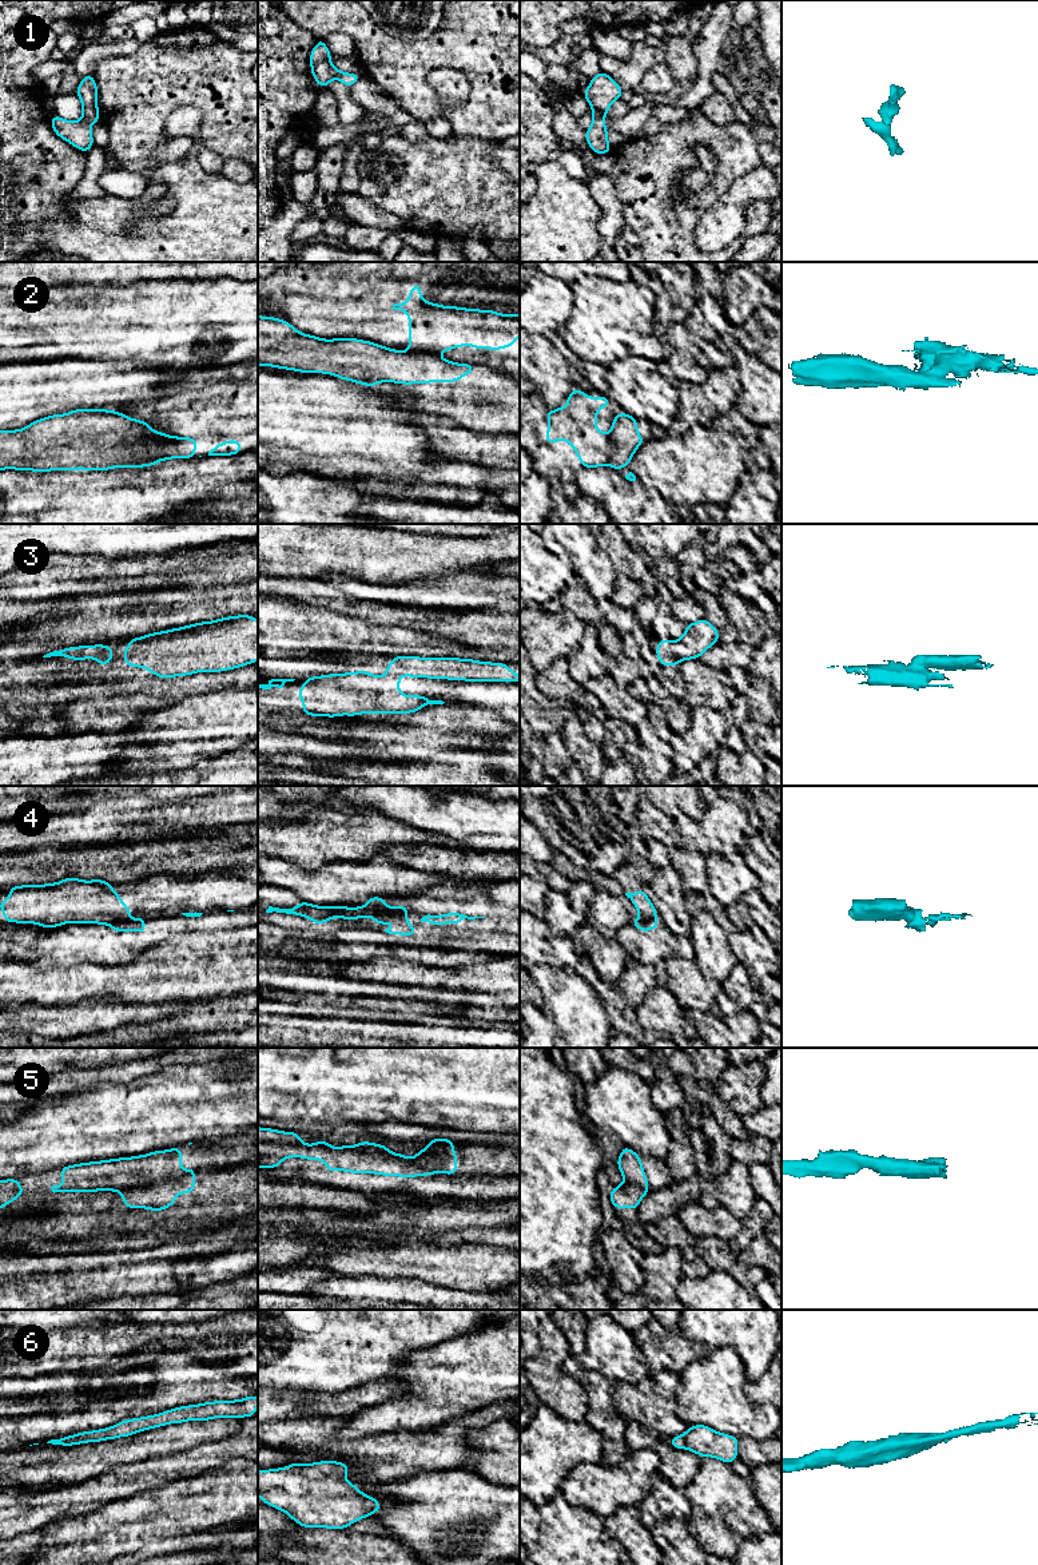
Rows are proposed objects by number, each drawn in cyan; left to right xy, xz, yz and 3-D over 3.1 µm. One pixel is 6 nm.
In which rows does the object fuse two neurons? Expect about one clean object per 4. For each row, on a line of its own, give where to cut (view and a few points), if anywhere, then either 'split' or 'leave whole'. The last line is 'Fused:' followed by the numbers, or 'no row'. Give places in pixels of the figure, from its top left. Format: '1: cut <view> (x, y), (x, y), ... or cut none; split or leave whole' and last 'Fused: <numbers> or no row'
1: cut none; leave whole
2: cut xy (164, 435), (148, 447), (159, 460); split
3: cut yz (668, 646), (669, 651), (679, 660); split
4: cut xy (130, 917), (114, 920), (108, 924); split
5: cut xy (195, 1170), (178, 1179), (160, 1180), (120, 1191); split
6: cut none; leave whole
Fused: 2, 3, 4, 5

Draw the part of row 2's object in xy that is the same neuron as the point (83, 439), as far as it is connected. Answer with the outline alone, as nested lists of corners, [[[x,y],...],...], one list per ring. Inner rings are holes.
[[[75,409],[71,410],[65,414],[52,414],[40,420],[36,420],[33,422],[31,422],[28,426],[23,428],[23,429],[16,429],[16,430],[0,430],[0,470],[4,469],[16,469],[16,470],[33,470],[33,472],[49,472],[49,470],[76,470],[76,469],[84,469],[84,470],[108,470],[108,469],[114,469],[114,468],[143,468],[143,466],[152,466],[155,464],[158,464],[159,461],[164,461],[164,460],[159,460],[158,456],[154,452],[148,450],[148,446],[155,442],[156,440],[163,438],[164,433],[163,432],[155,432],[150,428],[150,424],[147,421],[140,421],[140,420],[135,420],[131,417],[124,416],[120,412],[116,410],[106,410],[106,409]]]

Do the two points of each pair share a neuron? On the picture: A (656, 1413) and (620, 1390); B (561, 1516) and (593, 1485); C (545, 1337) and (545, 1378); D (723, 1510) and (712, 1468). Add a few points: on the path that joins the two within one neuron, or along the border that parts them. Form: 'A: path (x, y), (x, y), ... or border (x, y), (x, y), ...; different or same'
A: path (647, 1403), (635, 1403), (629, 1399); same
B: border (560, 1492), (572, 1505), (588, 1509), (601, 1517); different
C: path (545, 1347), (545, 1367); same
D: path (720, 1500), (716, 1494), (715, 1478); same

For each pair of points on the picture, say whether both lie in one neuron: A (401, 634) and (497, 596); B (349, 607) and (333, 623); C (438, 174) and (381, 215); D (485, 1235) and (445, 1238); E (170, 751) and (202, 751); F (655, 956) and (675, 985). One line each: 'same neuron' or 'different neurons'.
A: different neurons
B: different neurons
C: different neurons
D: same neuron
E: same neuron
F: different neurons

